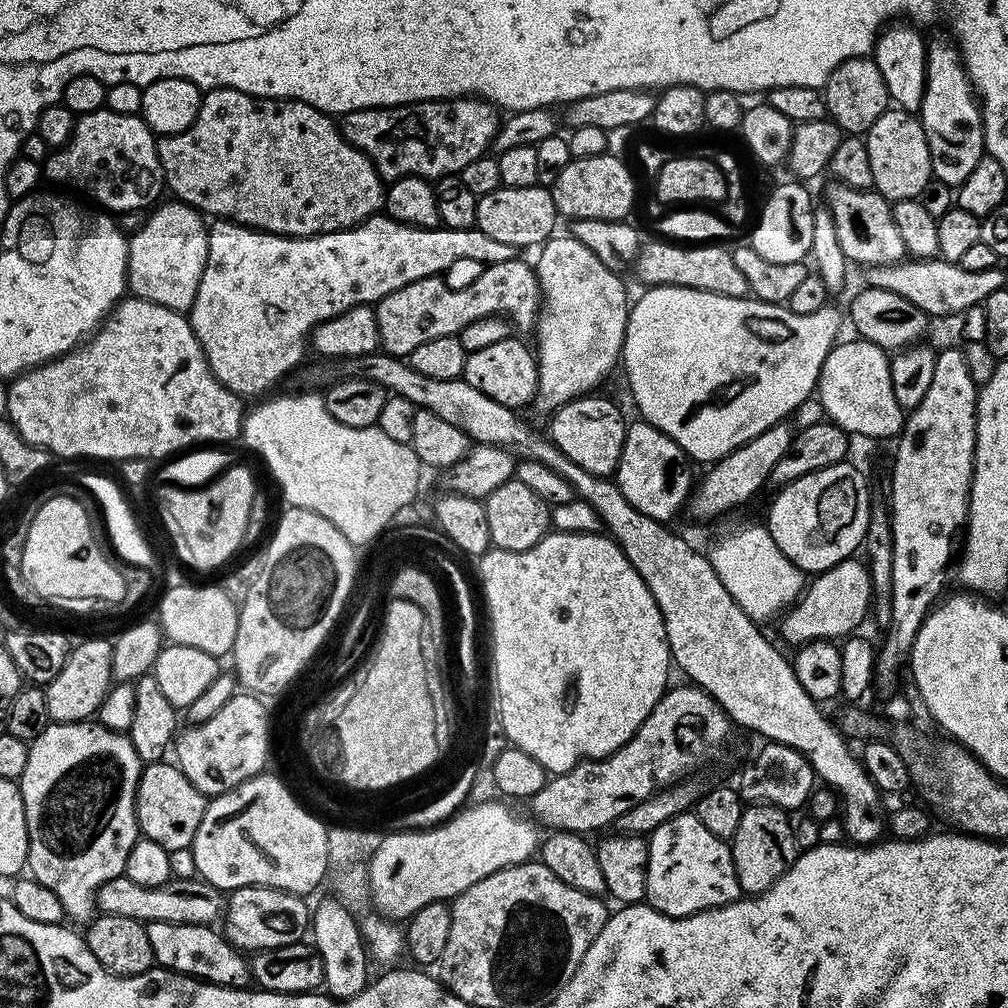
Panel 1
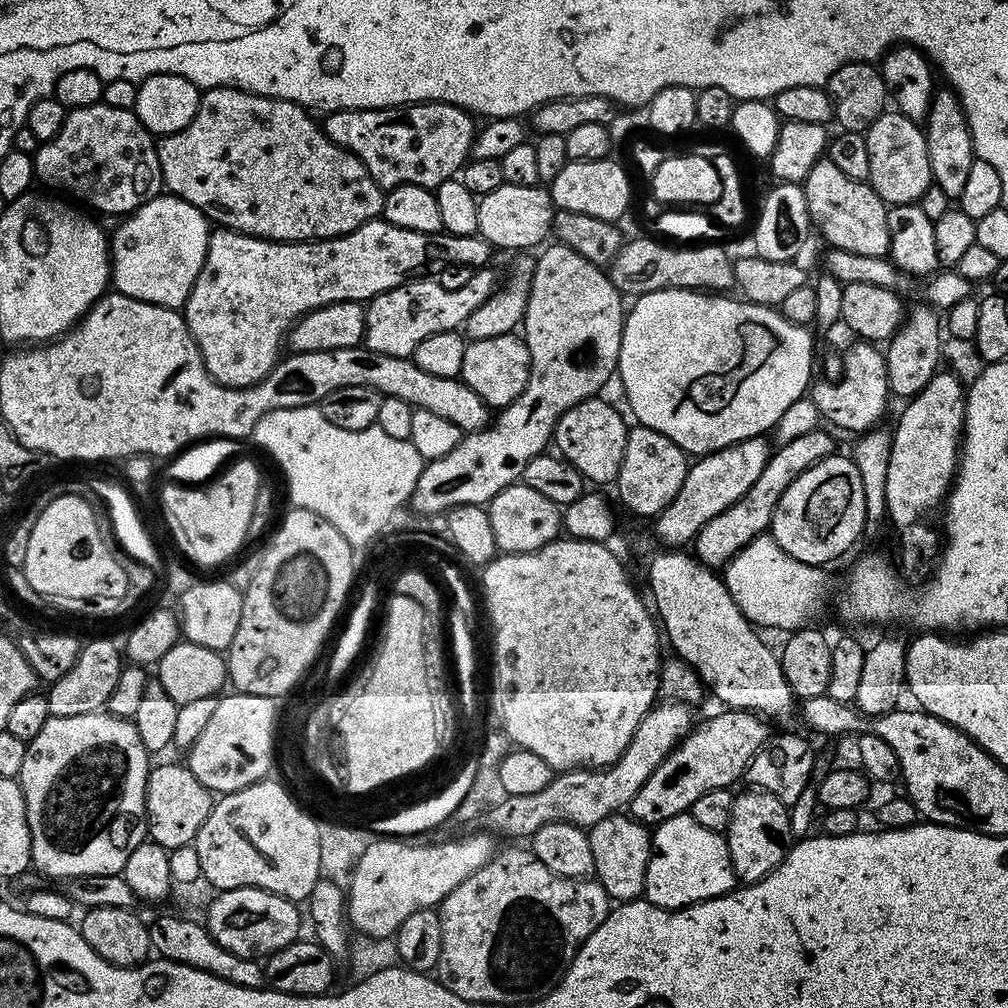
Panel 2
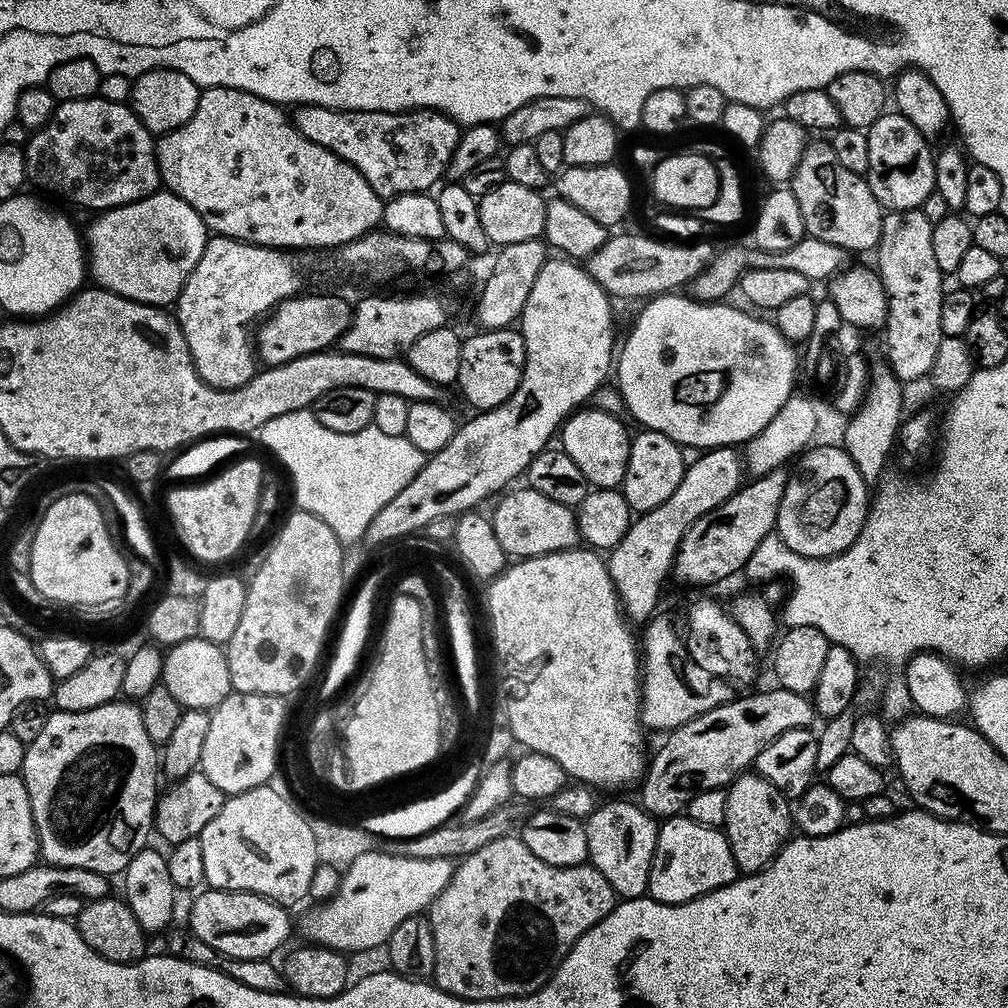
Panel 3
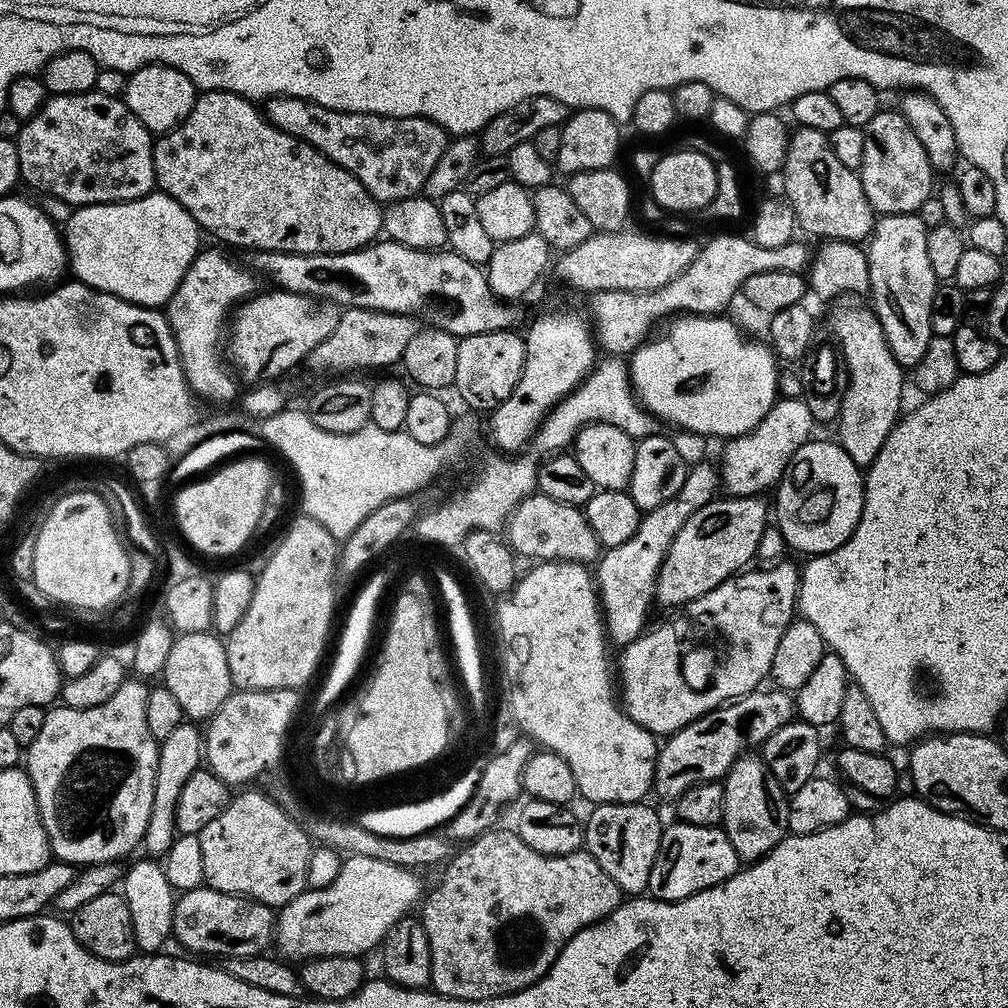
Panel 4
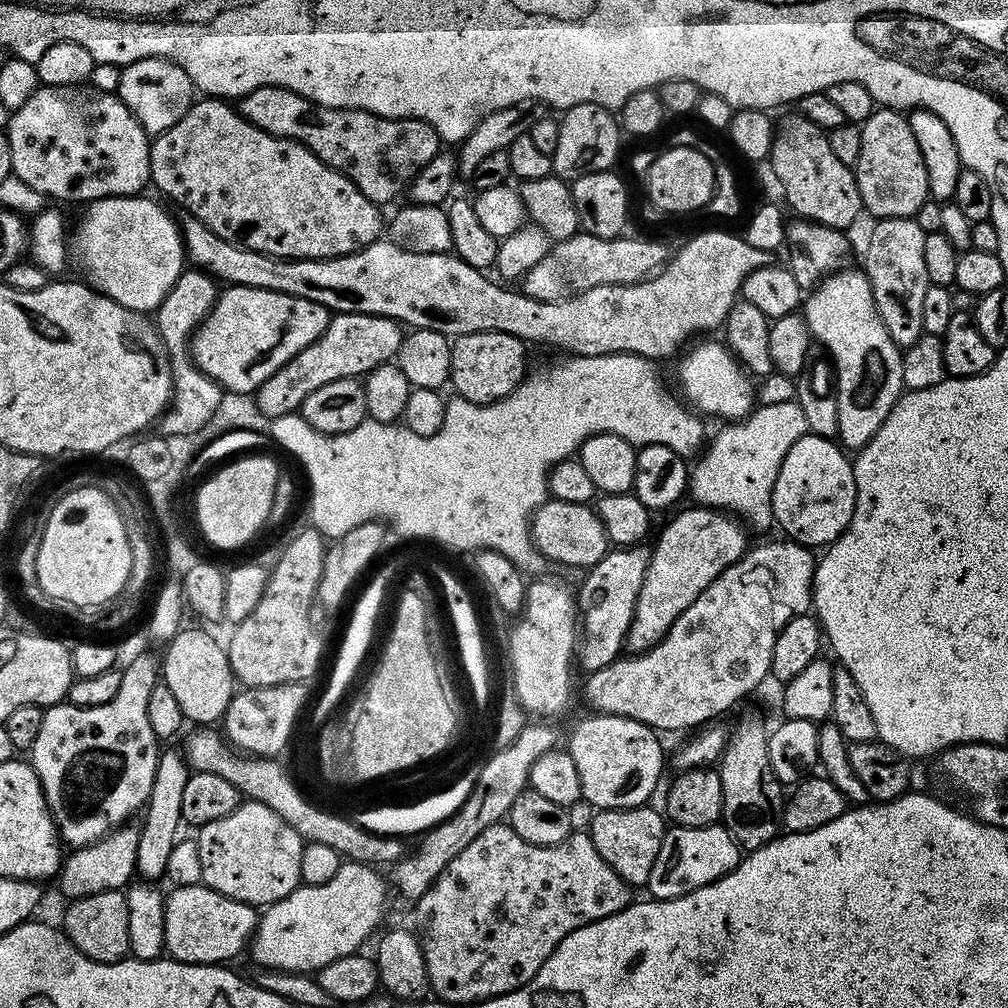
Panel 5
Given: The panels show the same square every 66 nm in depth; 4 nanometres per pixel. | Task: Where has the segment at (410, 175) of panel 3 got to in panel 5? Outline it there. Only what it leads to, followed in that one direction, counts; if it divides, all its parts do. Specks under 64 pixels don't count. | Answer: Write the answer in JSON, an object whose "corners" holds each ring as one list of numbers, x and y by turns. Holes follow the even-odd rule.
{"corners":[[278,86,244,93,239,97,238,111,254,126,306,146,322,162,350,178,377,206,390,203,399,192,401,195,420,168,442,151,434,126,421,120,398,120,357,108,327,108]]}

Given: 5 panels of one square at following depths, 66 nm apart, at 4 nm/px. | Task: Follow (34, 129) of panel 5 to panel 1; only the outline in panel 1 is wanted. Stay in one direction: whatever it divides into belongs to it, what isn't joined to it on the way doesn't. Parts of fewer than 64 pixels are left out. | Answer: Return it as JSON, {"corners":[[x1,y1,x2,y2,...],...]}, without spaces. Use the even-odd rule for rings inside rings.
{"corners":[[102,107,85,116,76,117,76,125,70,138,61,148,49,151,42,165,42,176,52,184,61,184,64,188,73,188,101,204,101,209,109,213,136,212,139,208,151,209,161,199,160,188,165,187,164,171,160,169,160,159,156,142,158,136,149,128,144,117,137,114,114,114]]}

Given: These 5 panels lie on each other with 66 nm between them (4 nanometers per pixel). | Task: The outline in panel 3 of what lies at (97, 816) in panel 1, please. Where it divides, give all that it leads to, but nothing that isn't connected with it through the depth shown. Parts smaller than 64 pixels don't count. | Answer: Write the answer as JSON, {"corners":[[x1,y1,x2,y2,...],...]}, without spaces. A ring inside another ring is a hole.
{"corners":[[117,698,110,701,106,706,98,706,98,710,82,710,81,712,49,711,46,726,39,732,38,738,34,738,34,742,28,744,22,773,24,785,30,794,30,810,34,814,36,839,40,841,39,855,42,857,43,863,57,864,58,866,82,866,86,870,94,870,105,874,123,873,130,860,143,848,149,847,148,835,151,837,154,832,156,802,158,799,156,772,158,776,158,748,157,745,152,743,150,734,146,734,146,726,142,723,139,703]]}

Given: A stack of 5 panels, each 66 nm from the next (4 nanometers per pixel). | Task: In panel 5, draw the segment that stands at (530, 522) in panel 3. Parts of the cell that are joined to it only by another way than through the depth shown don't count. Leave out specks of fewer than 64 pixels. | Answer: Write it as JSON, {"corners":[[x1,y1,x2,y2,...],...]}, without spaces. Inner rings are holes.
{"corners":[[547,499,532,515,532,541,545,561,589,570,610,551,606,526,592,504]]}

